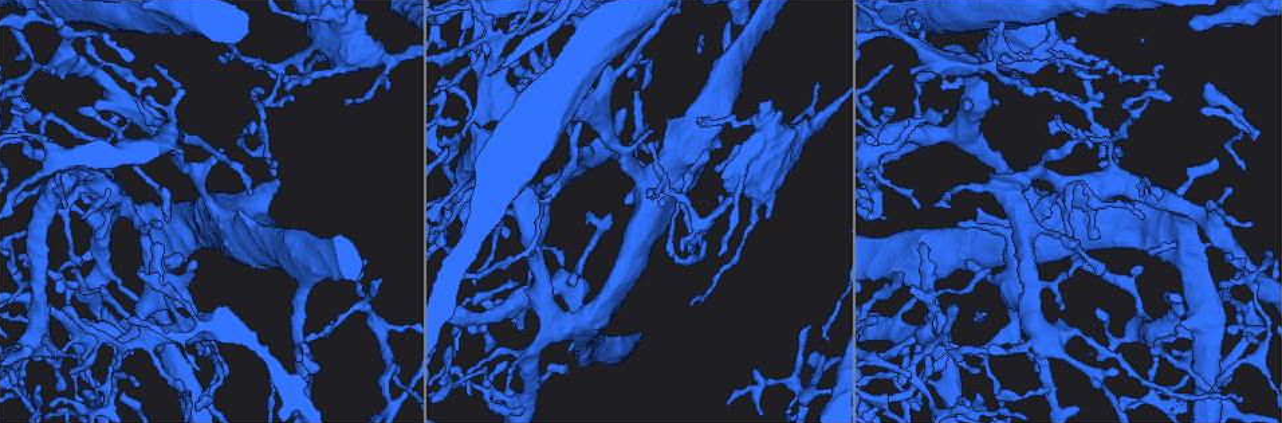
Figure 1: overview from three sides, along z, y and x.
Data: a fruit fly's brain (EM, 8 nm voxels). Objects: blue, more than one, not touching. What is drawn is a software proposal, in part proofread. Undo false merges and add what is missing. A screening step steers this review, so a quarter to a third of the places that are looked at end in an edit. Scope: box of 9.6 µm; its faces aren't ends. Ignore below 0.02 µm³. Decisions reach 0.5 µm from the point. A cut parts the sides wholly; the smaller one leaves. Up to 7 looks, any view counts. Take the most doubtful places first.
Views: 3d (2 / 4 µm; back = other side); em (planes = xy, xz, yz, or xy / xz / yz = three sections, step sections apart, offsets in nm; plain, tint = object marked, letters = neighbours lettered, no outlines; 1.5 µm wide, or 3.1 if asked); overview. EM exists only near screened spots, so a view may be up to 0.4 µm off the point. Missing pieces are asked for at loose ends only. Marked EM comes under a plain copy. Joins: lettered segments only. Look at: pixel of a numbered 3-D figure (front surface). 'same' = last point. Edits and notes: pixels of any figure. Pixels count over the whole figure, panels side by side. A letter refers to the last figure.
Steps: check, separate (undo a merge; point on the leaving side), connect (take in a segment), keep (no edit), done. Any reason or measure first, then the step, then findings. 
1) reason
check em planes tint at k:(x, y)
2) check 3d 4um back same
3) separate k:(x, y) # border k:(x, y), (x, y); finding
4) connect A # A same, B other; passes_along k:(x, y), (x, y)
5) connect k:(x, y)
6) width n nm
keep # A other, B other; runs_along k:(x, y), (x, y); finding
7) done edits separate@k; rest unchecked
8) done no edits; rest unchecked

an open end
check 3d 4um at 1:(77, 109)

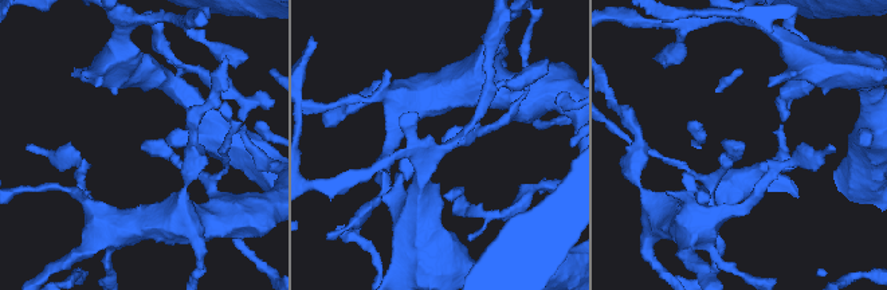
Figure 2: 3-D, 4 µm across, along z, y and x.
check em xz step 8 letters at 2:(141, 146)

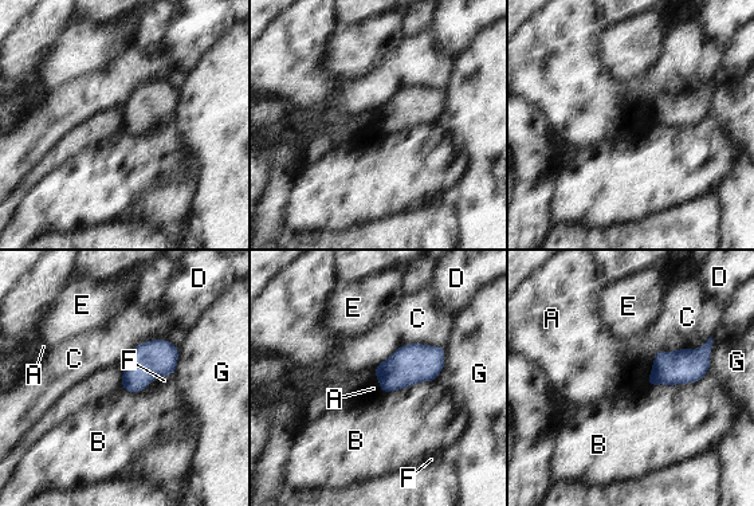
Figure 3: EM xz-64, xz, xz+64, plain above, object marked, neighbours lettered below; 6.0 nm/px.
width 100 nm
keep # A other, B other, C other, D other, E other, F other, G other; border 3:(376, 375), (381, 391); no lettered segment goes on from it

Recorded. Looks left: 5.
tapers out
check em xy step 8 tint at 1:(1231, 330)

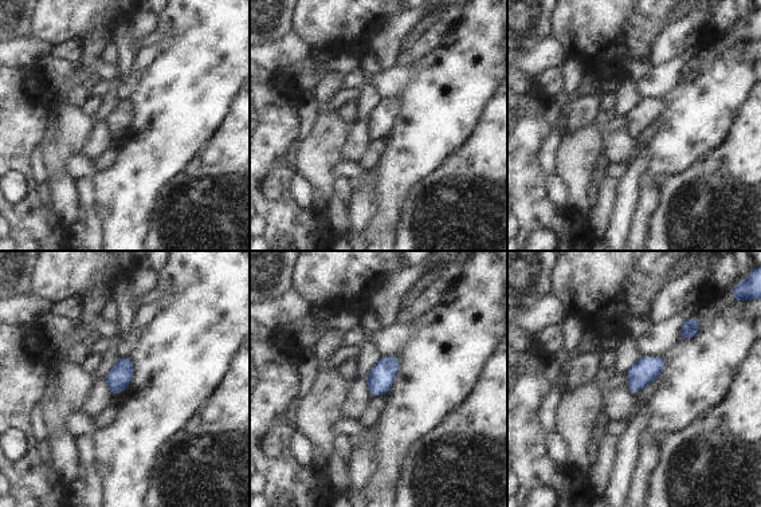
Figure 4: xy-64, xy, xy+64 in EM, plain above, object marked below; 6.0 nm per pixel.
check em planes letters same

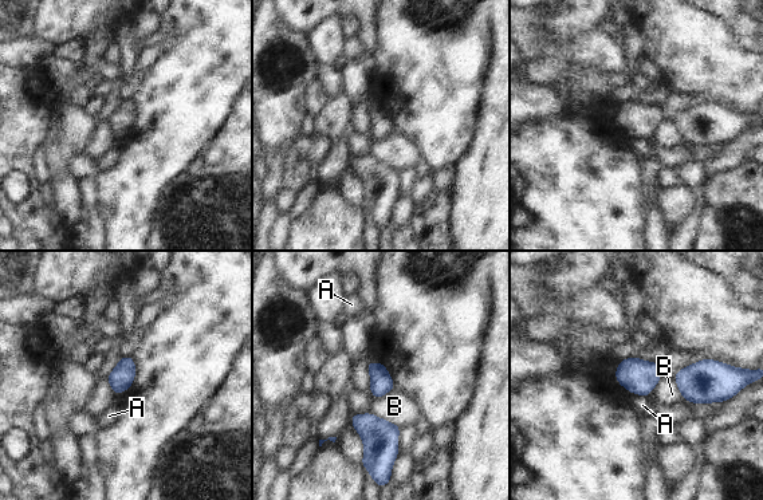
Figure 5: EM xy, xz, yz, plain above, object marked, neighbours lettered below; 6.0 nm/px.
width 130 nm; longest_contact B 220 nm
keep # A other, B other; none of them fits

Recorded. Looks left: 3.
check em xy step 4 letters at 1:(959, 223)

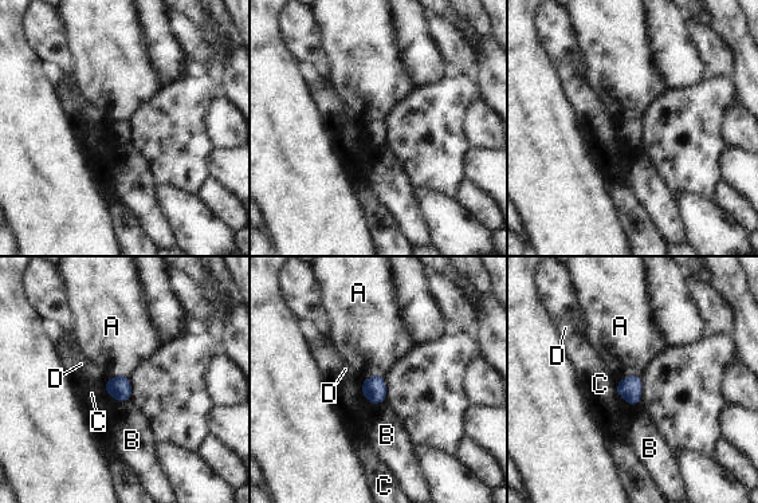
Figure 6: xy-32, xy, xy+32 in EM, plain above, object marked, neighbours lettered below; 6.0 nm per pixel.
longest_contact B 160 nm
keep # A other, B other, C other, D other; border 6:(639, 374), (631, 374), (620, 380); no lettered segment goes on from it

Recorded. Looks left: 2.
done no edits; rest unchecked

